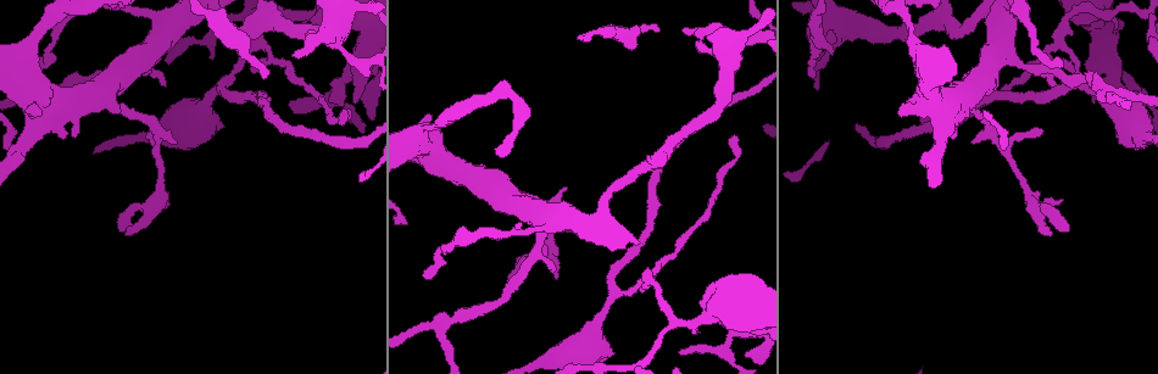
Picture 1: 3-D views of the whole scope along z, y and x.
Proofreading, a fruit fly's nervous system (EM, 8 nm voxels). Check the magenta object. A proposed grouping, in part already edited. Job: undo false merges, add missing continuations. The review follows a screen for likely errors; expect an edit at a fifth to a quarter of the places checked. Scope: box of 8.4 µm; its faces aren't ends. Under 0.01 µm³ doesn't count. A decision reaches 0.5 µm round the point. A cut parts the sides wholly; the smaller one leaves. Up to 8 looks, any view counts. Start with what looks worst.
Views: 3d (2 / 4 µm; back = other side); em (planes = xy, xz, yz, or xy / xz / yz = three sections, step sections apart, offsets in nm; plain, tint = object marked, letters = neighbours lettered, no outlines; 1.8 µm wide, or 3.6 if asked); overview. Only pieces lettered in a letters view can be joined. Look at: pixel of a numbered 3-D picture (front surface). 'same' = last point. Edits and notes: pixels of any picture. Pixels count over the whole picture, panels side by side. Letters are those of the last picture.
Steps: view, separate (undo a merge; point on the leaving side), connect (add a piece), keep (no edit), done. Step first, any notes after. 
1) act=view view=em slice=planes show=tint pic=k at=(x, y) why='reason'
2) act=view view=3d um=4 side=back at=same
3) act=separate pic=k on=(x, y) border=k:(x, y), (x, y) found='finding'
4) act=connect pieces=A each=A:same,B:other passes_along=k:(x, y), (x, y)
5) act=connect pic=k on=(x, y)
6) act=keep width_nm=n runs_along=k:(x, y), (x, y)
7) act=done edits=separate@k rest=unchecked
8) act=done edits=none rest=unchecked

act=view view=em um=3.6 slice=planes show=letters pic=1 at=(828, 26) why='sharp bend'

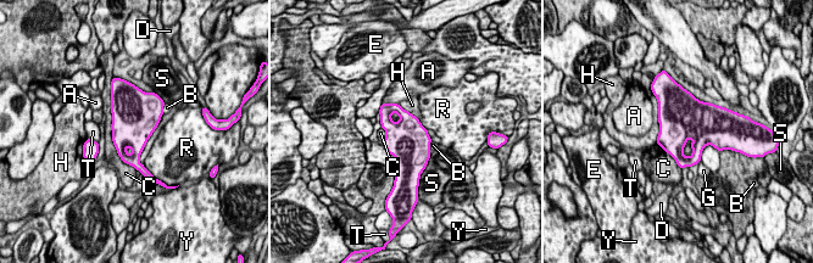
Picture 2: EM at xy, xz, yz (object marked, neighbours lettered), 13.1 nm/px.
act=keep each=A:other,B:other,C:other,D:other,E:other,G:other,H:other,R:other,S:other,T:other,Y:other border=2:(418, 119), (427, 129) found='all the same cell'

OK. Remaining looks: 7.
act=view view=3d um=2 pic=1 at=(349, 119) why='abrupt turn'

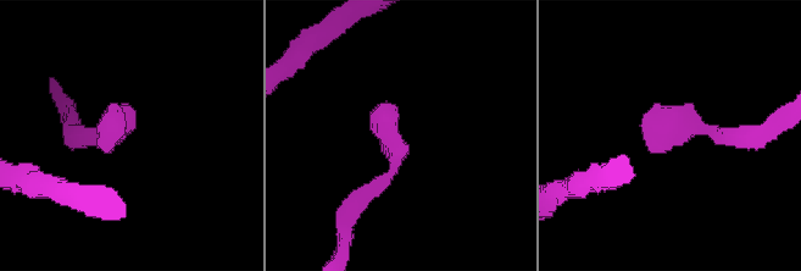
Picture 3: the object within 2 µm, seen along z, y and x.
act=view view=em slice=planes show=letters pic=3 at=(118, 127)

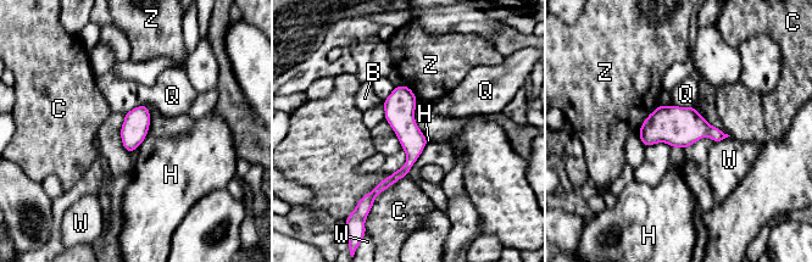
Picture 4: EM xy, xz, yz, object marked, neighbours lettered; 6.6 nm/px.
act=keep each=B:other,C:other,H:other,Q:other,W:other,Z:other runs_along=4:(405, 89), (411, 160), (373, 194) found='continuous, no second cell'

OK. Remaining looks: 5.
act=view view=3d um=4 pic=1 at=(44, 100) why='sudden change in width'

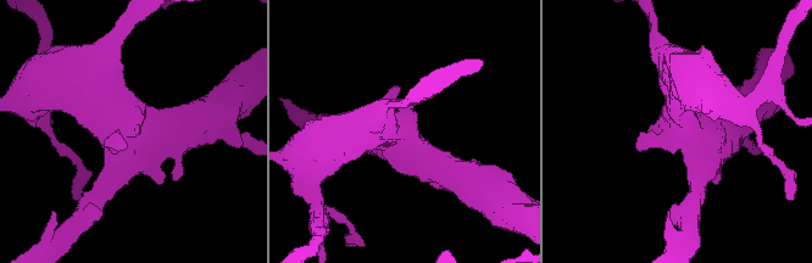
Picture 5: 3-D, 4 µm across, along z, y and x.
act=view view=em um=3.6 slice=yz step=16 show=tint pic=5 at=(693, 129) why='now the EM'

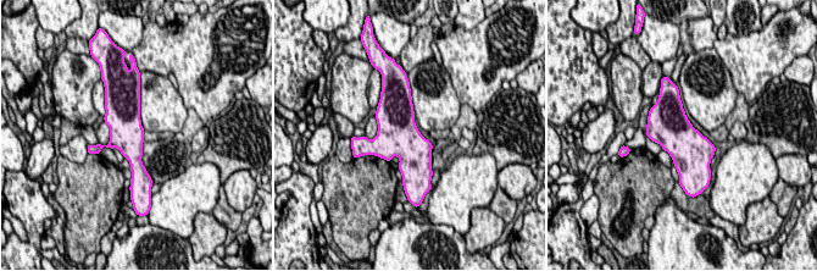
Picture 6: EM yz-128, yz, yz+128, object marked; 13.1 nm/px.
act=view view=em um=3.6 slice=planes show=letters at=same why='cut it another way'

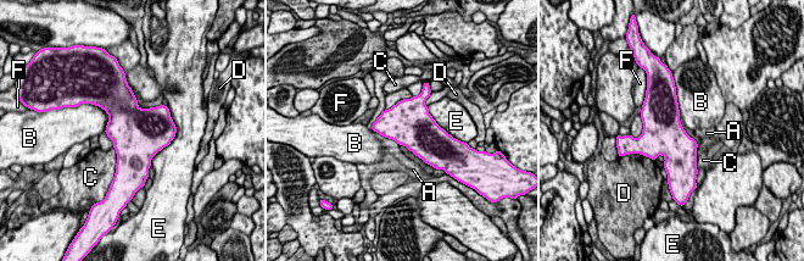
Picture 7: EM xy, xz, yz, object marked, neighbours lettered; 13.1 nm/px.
act=keep width_nm=550 each=A:other,B:other,C:other,D:other,E:other,F:other border=7:(98, 105), (107, 115), (105, 131) found='all the same cell'

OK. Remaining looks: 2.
act=done edits=none rest=unchecked

